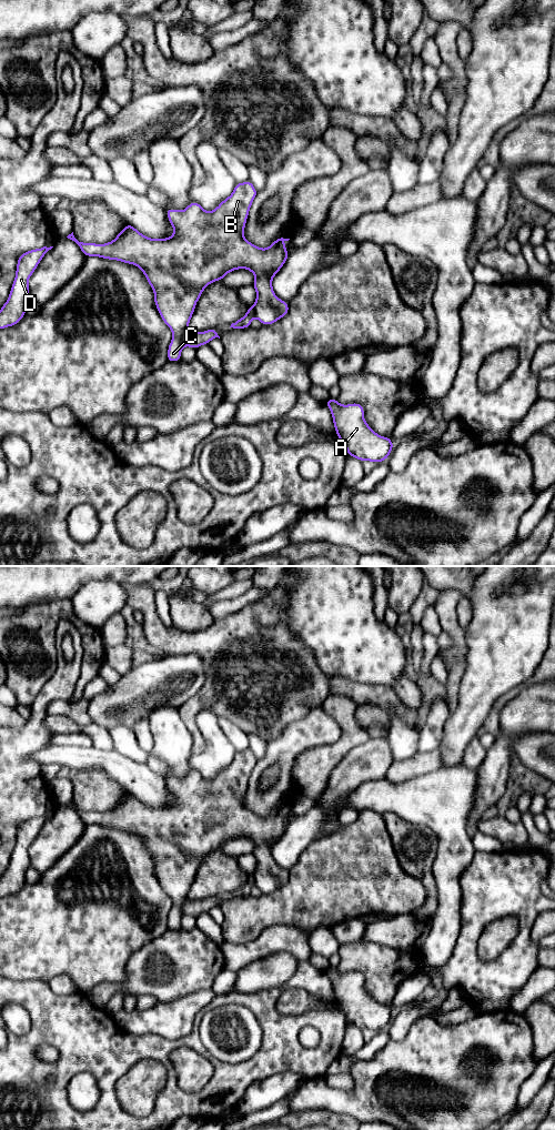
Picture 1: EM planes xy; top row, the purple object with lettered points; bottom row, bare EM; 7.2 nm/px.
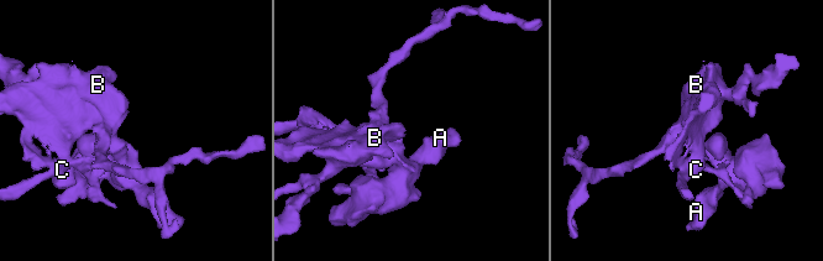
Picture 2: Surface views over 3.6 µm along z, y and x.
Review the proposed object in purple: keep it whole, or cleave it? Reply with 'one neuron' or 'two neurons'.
one neuron

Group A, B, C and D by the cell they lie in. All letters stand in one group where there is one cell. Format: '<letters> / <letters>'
A B C D

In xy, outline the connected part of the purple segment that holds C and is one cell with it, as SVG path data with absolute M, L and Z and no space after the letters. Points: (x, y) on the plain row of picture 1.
M248 748L243 751L236 751L232 763L224 767L219 775L211 780L205 779L194 769L192 769L183 779L166 777L169 790L174 798L174 801L166 807L147 806L129 791L121 798L113 809L104 813L79 810L74 806L73 800L67 806L74 809L85 825L99 825L108 828L121 829L128 833L134 833L144 841L145 847L154 860L154 871L161 887L170 896L173 902L168 917L168 930L176 930L181 929L181 918L183 915L190 915L196 918L203 912L209 912L211 908L216 906L220 907L216 901L218 898L215 897L204 900L190 900L189 890L195 878L195 872L204 857L210 851L223 848L231 839L246 837L255 844L253 855L256 859L256 868L253 875L248 875L248 881L240 888L232 891L230 896L248 897L251 895L253 886L256 886L263 894L270 894L285 885L289 880L289 871L280 868L274 862L272 847L287 828L289 821L284 810L290 807L278 807L272 810L268 817L261 817L249 810L243 804L249 779L256 763L258 759L253 755L252 750Z

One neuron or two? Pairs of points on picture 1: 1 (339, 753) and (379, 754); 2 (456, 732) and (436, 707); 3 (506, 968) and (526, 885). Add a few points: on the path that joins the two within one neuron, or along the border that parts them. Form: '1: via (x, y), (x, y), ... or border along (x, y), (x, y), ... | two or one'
1: border along (370, 738), (356, 745), (331, 773) | two
2: border along (451, 710), (444, 725), (444, 738), (441, 745) | two
3: via (476, 962), (471, 957), (471, 928), (496, 903) | one

